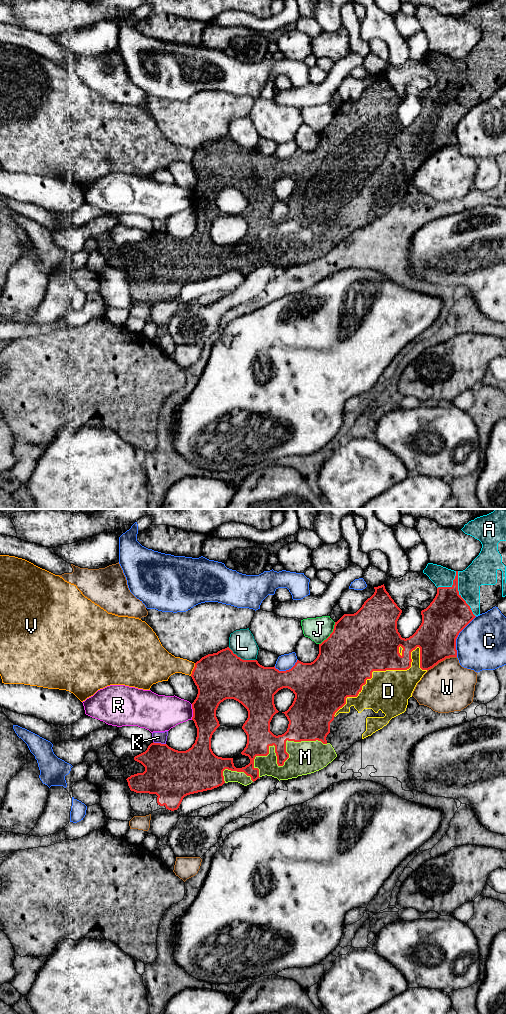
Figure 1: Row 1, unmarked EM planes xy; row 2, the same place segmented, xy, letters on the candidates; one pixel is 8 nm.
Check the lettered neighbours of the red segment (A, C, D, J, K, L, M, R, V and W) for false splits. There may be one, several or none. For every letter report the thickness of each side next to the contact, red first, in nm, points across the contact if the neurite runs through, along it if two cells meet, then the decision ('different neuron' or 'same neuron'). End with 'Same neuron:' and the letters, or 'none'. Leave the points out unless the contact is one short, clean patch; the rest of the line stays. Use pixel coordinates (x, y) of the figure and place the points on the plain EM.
A: 340/200 nm | same neuron
C: 340/400 nm | different neuron
D: 500/320 nm | same neuron
J: 480/200 nm | along xy (335, 110), (333, 119), (319, 132) | different neuron
K: 380/100 nm | different neuron
L: 380/200 nm | different neuron
M: 180/260 nm | same neuron
R: 260/280 nm | different neuron
V: 380/220 nm | different neuron
W: 320/400 nm | different neuron
Same neuron: A, D, M

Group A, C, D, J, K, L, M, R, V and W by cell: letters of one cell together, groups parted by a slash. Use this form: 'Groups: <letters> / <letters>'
Groups: A D M / C / J / K / L / R / V / W

